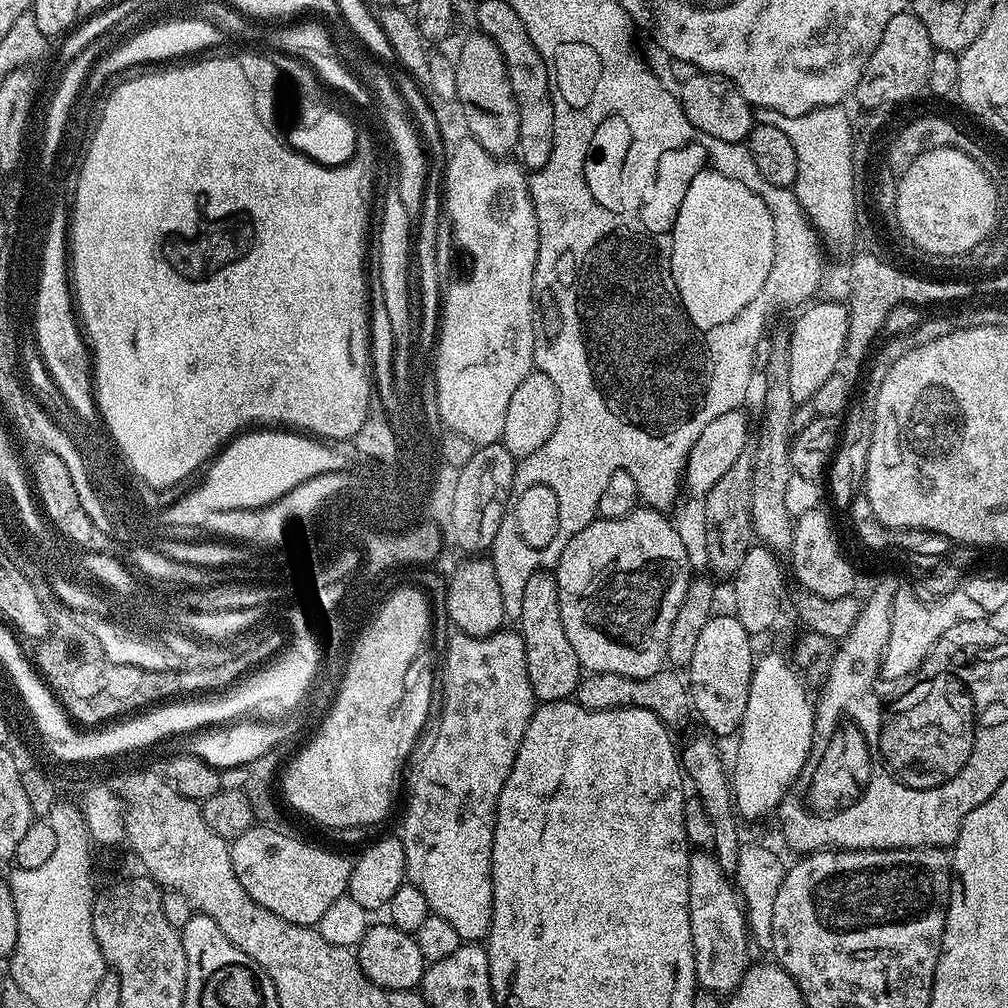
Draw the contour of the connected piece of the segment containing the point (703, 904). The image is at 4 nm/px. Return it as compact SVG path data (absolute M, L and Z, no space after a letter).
M696 850L689 855L687 881L689 883L690 938L694 946L696 983L706 992L731 994L736 991L737 986L742 982L745 970L750 967L750 959L748 960L750 937L745 911L735 889L730 885L729 877L718 866L716 857L711 851Z

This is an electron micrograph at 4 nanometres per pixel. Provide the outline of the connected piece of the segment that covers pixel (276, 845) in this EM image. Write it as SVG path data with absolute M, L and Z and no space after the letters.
M250 834L231 841L230 851L232 869L238 882L242 882L242 890L246 890L258 906L266 906L270 914L278 914L278 918L286 918L288 922L314 926L322 918L322 913L347 893L353 861L336 852L327 852L307 839L302 844L295 844L282 842L281 836L274 834Z

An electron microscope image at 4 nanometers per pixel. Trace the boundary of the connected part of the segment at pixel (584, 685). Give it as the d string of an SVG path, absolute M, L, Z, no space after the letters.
M661 670L650 674L650 678L630 678L622 674L594 672L581 679L579 686L576 687L574 699L591 712L615 708L651 710L670 730L686 727L688 719L693 719L694 716L694 709L690 703L690 689L685 677L676 670Z

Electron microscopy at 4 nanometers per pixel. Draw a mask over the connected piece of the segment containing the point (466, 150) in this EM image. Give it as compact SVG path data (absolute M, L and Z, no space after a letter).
M464 138L464 141L456 149L451 149L450 155L447 157L447 167L443 174L442 208L446 213L447 219L450 221L450 231L455 243L459 247L461 244L468 251L469 258L472 259L472 277L465 282L464 289L461 292L445 291L442 296L442 315L439 317L438 323L438 343L434 348L434 353L436 352L434 377L436 382L437 410L439 412L438 420L445 429L446 427L449 428L449 433L466 438L475 446L494 444L501 439L503 420L506 418L510 398L513 397L514 390L517 390L523 380L534 371L532 359L534 358L536 322L534 319L532 283L534 282L534 270L536 269L536 259L538 258L540 235L538 234L536 211L532 205L532 195L528 189L528 182L529 177L519 163L513 162L508 158L492 156L486 150L482 150L482 146L477 140L471 138Z

